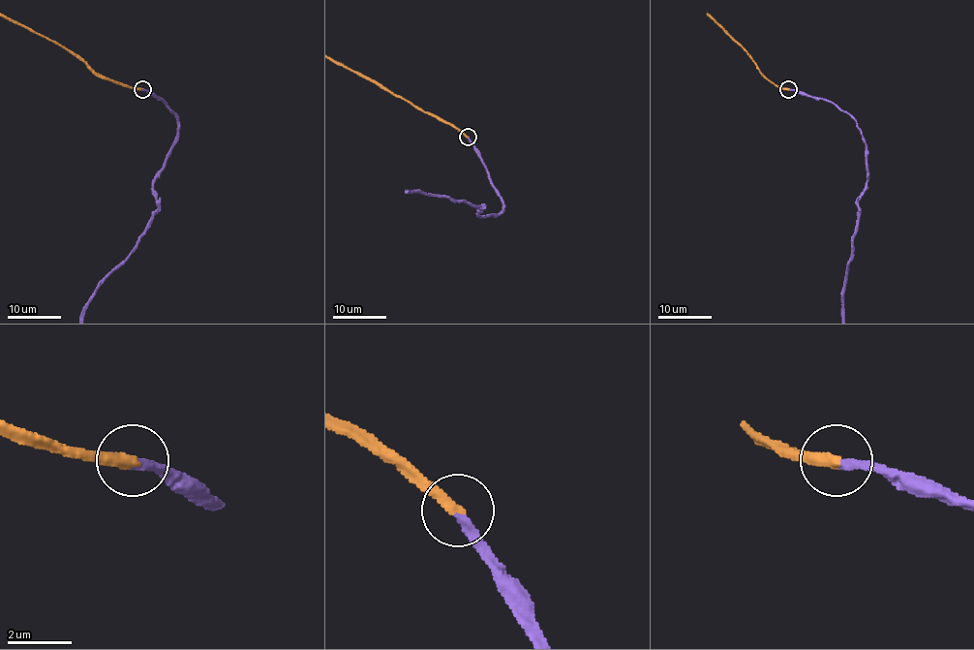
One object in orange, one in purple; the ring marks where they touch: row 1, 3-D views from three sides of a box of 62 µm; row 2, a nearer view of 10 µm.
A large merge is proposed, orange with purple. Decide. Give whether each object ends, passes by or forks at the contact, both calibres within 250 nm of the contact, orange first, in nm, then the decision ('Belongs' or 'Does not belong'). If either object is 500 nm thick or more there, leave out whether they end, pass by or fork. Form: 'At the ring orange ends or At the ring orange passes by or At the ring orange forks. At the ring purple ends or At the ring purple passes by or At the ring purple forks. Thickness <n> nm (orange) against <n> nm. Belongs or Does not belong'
At the ring orange ends. At the ring purple ends. Thickness 360 nm (orange) against 280 nm. Belongs

